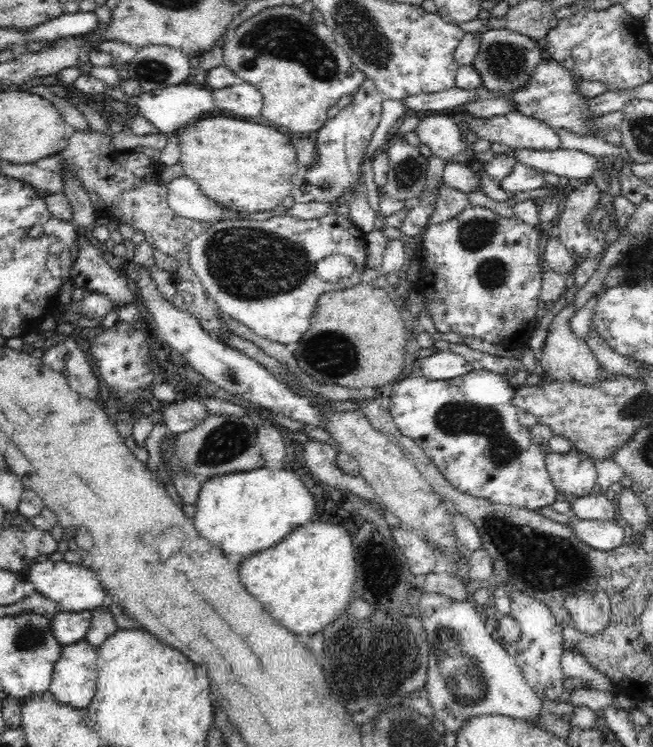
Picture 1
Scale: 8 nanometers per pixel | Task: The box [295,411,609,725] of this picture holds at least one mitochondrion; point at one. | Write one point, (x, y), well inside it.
(544, 561)

